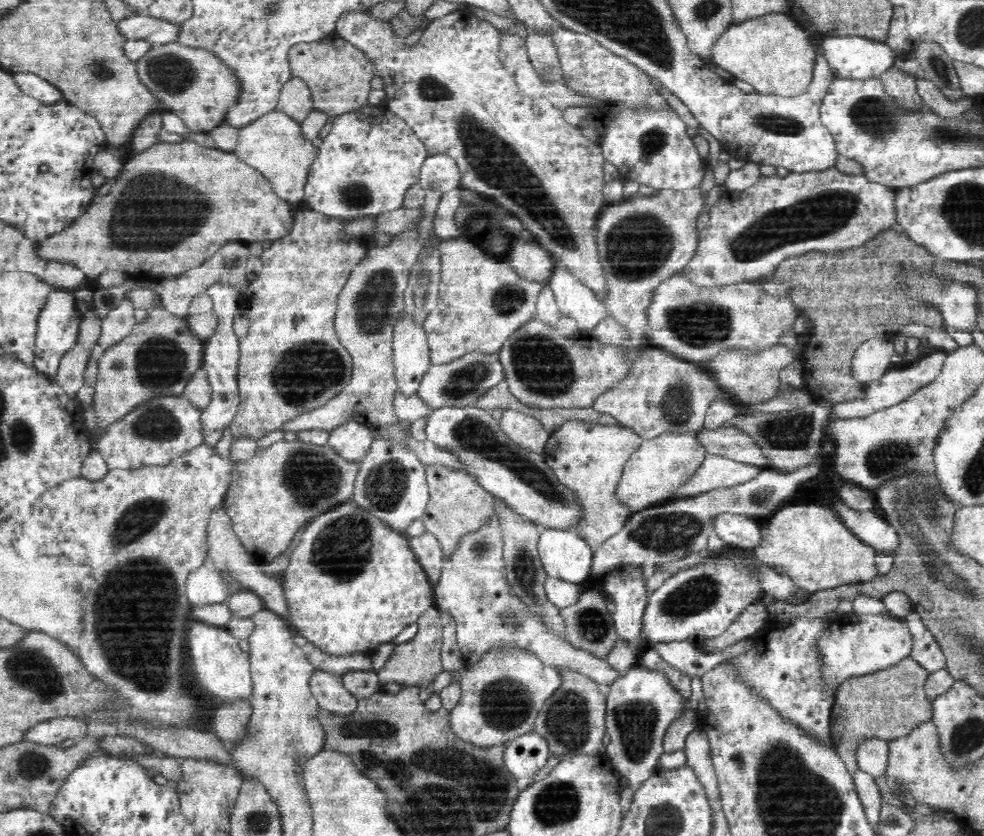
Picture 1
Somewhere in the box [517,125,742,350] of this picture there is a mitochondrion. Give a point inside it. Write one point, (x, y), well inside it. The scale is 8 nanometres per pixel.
(637, 247)

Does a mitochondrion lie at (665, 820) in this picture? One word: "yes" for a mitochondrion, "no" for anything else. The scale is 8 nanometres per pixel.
yes

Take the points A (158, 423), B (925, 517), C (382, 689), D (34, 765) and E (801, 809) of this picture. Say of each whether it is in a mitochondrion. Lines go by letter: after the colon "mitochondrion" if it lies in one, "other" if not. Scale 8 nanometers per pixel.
A: mitochondrion
B: mitochondrion
C: other
D: mitochondrion
E: mitochondrion

